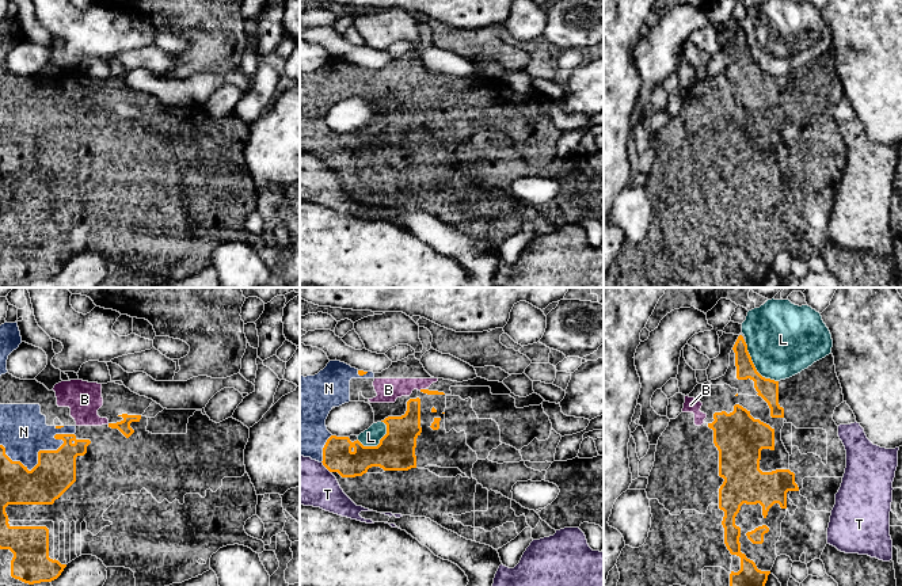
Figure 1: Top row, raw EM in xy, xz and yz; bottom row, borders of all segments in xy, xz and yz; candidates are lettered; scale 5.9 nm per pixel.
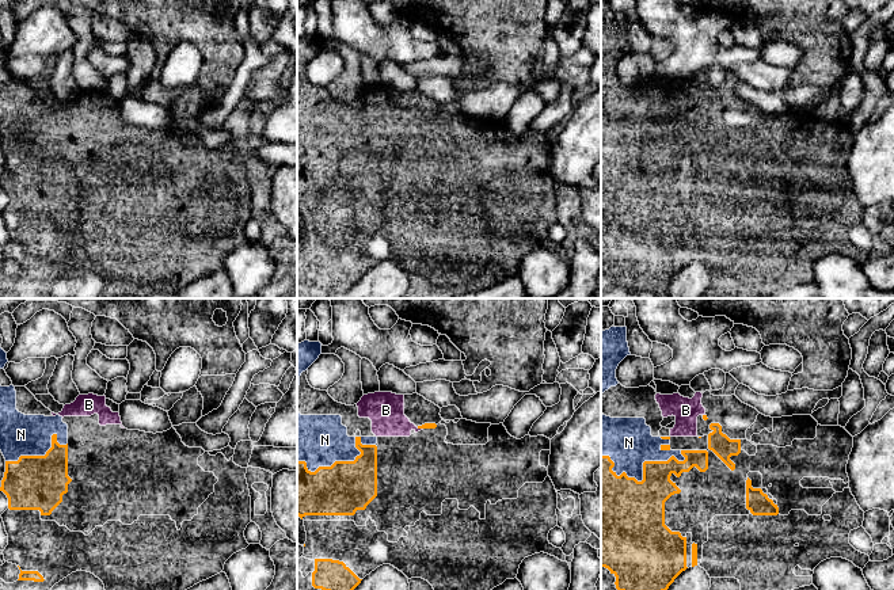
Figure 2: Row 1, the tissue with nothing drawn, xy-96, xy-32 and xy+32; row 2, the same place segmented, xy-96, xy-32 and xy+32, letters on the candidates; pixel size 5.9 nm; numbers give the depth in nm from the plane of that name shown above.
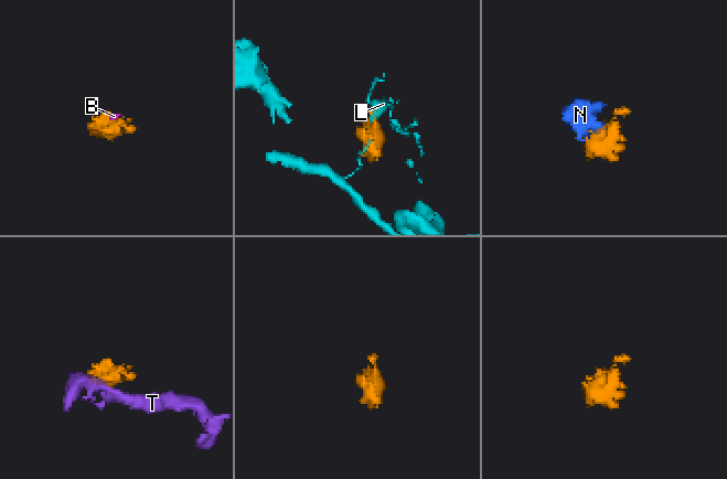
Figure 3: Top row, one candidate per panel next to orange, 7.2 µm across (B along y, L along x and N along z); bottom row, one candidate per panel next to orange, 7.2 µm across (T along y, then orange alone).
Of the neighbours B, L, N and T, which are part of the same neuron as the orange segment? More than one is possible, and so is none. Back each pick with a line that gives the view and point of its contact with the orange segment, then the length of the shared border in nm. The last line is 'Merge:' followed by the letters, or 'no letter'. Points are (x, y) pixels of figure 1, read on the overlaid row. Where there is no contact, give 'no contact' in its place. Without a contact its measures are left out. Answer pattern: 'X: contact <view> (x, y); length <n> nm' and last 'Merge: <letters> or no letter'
B: contact xz (422, 389); length 40 nm
N: contact xy (40, 451); length 440 nm
Merge: B, N

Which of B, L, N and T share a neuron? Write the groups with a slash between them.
B N / L / T

